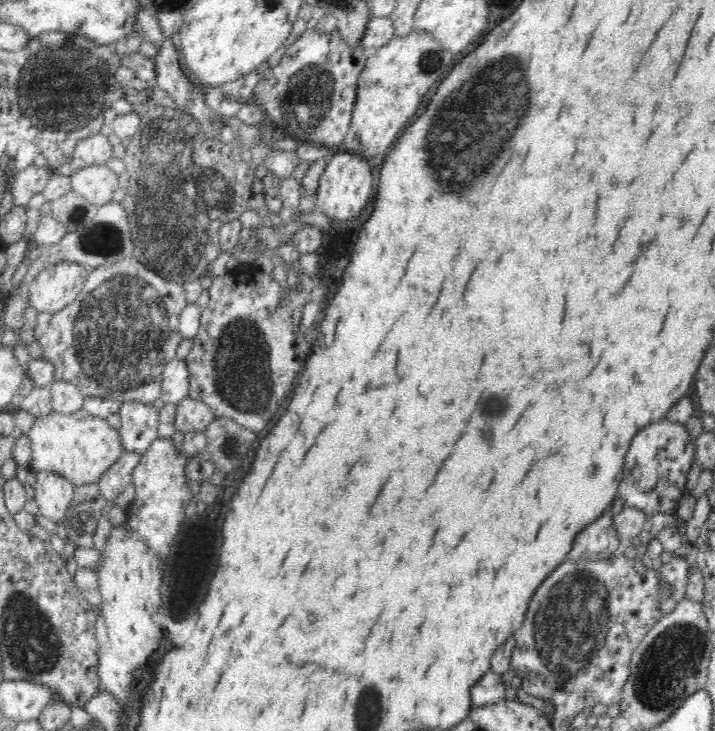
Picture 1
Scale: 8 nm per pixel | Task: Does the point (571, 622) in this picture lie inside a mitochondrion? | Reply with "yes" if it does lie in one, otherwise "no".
yes

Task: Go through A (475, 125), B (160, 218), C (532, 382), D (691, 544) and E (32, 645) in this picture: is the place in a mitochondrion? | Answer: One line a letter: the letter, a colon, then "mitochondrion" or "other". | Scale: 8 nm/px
A: mitochondrion
B: mitochondrion
C: other
D: other
E: mitochondrion

